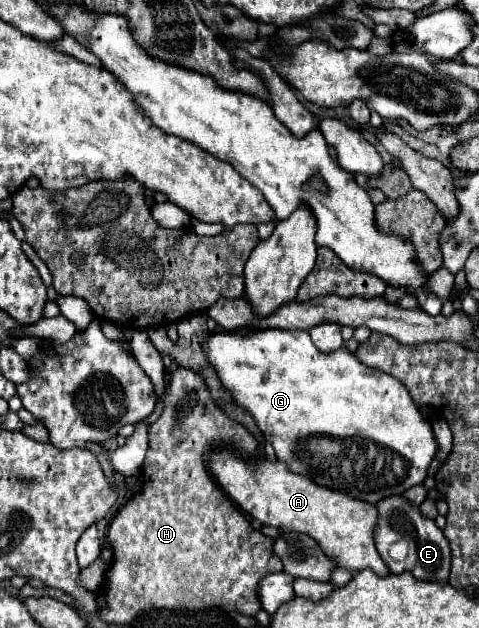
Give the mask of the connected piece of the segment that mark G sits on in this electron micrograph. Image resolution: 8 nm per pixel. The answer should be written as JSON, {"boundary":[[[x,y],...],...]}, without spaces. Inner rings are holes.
{"boundary":[[[258,329],[258,331],[250,331],[250,333],[210,333],[208,337],[204,337],[202,341],[202,351],[206,355],[206,359],[210,361],[210,365],[216,369],[216,375],[222,383],[222,387],[230,393],[232,397],[232,403],[240,409],[244,409],[248,415],[252,415],[252,419],[256,421],[258,429],[262,431],[262,435],[266,437],[268,443],[272,443],[274,451],[276,451],[276,457],[278,461],[286,463],[286,467],[292,471],[292,473],[298,473],[298,475],[308,475],[314,483],[318,483],[320,487],[326,487],[326,489],[334,489],[334,491],[340,491],[340,493],[348,493],[350,497],[354,499],[362,499],[362,501],[370,501],[370,503],[378,503],[380,499],[384,497],[390,497],[390,495],[400,495],[402,491],[414,487],[414,485],[420,485],[424,479],[426,479],[426,469],[430,465],[430,461],[434,459],[434,453],[436,453],[436,441],[434,441],[434,435],[432,435],[432,427],[428,421],[424,421],[424,417],[420,415],[418,407],[412,403],[410,399],[410,393],[406,391],[406,387],[386,375],[384,371],[378,371],[378,369],[370,369],[366,365],[362,365],[350,351],[346,351],[344,347],[334,351],[334,353],[322,353],[314,347],[308,331],[278,331],[278,329]],[[316,439],[328,439],[330,443],[330,455],[316,455],[314,453],[314,447],[312,443]]]}

